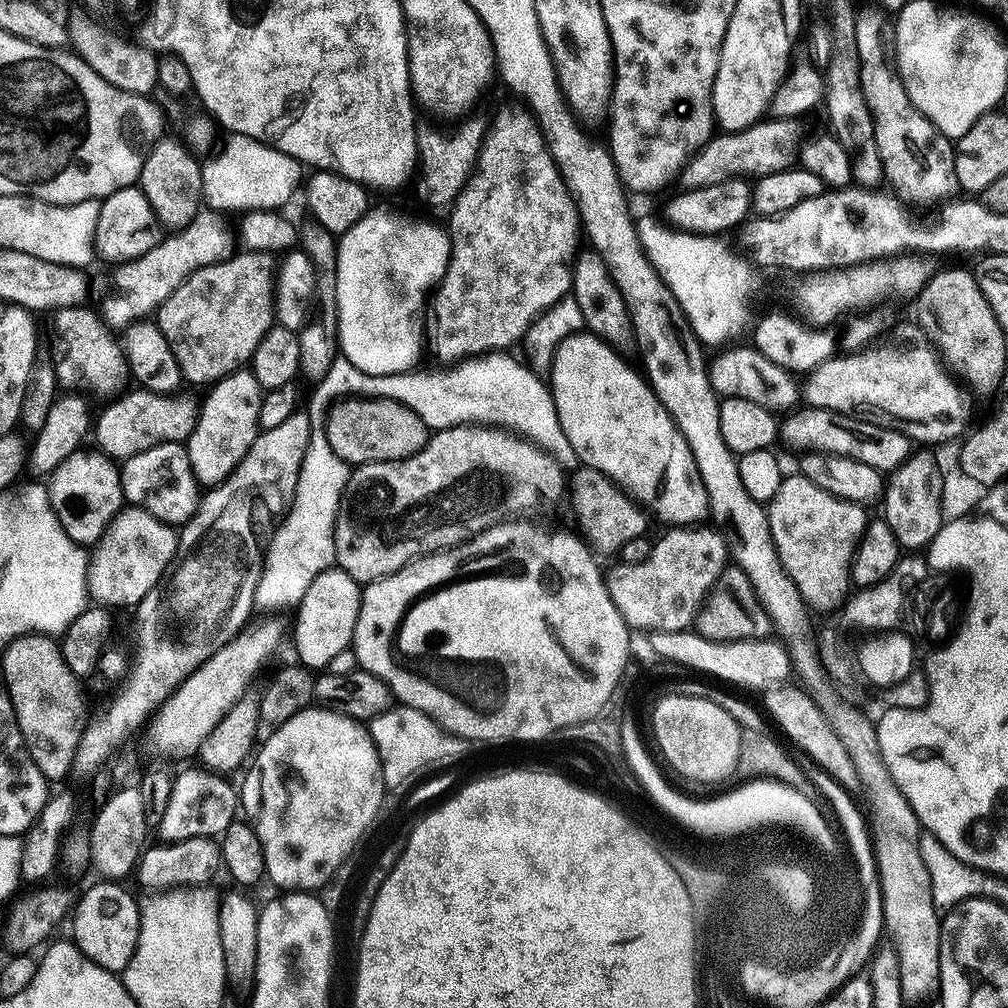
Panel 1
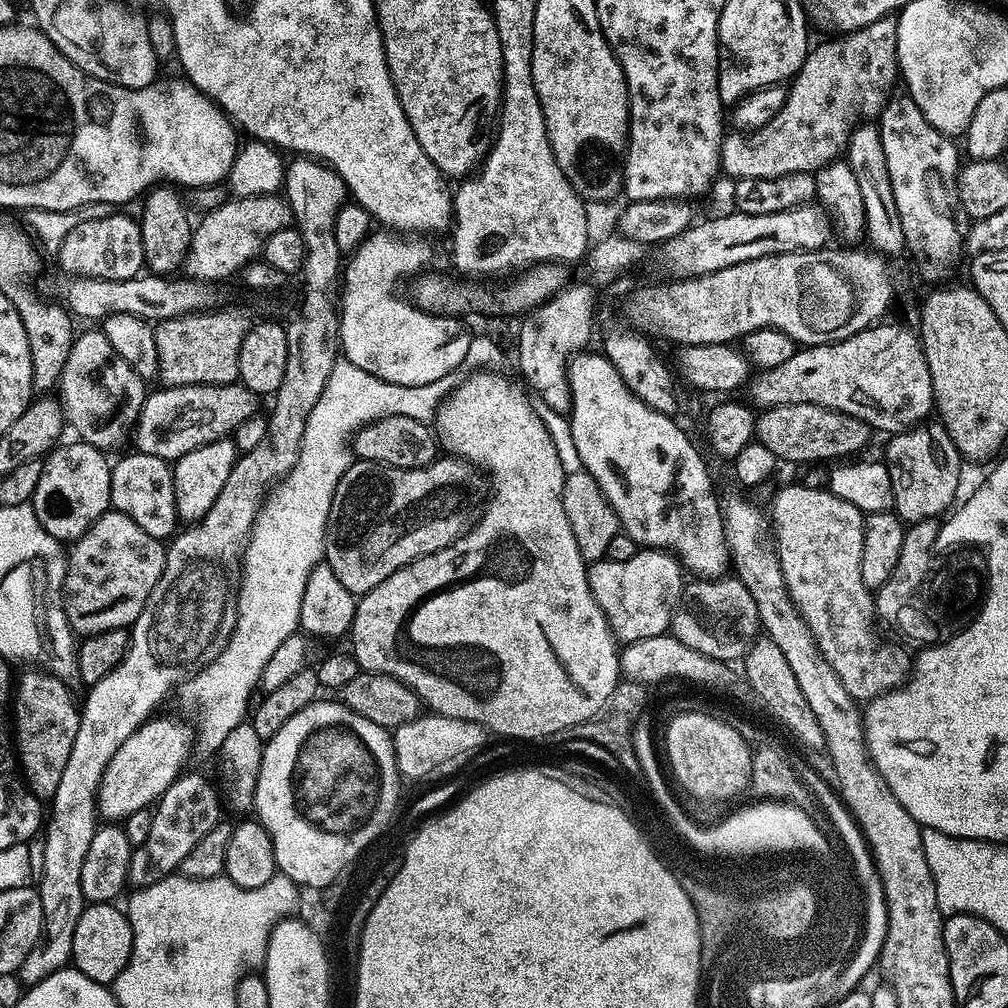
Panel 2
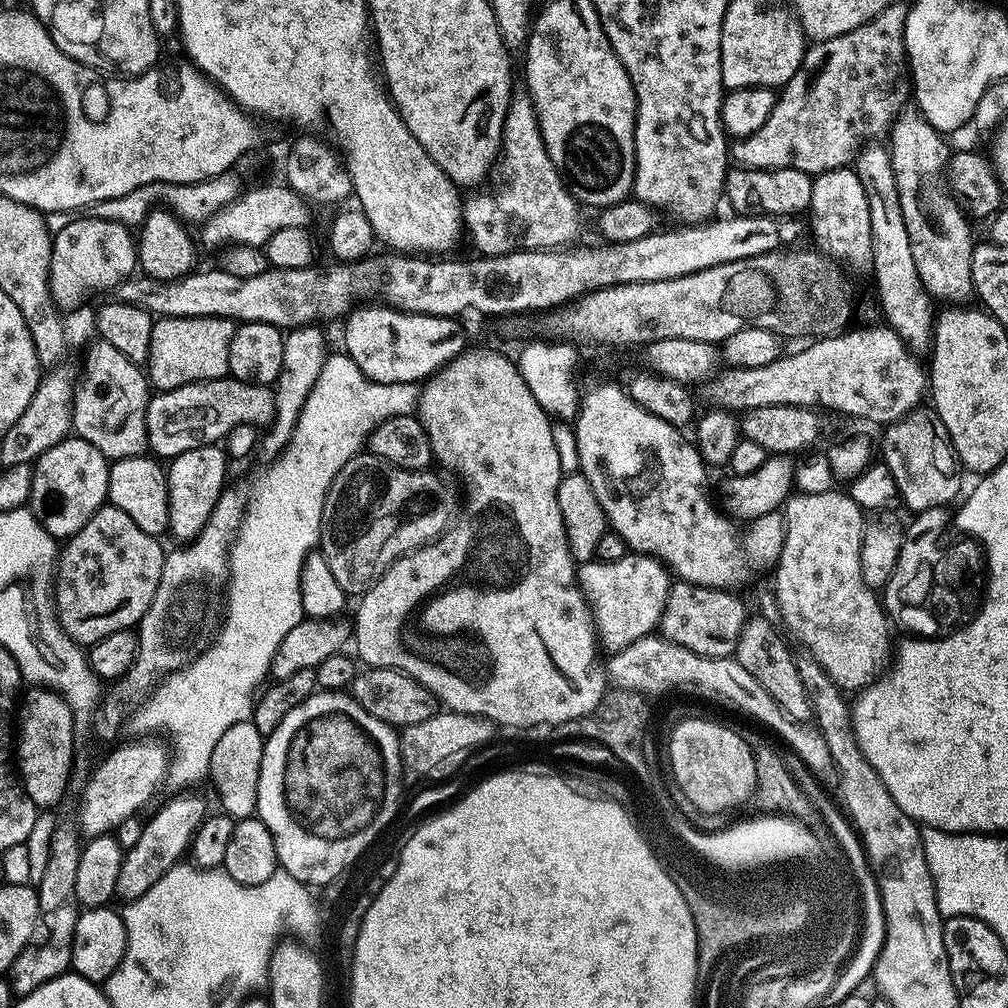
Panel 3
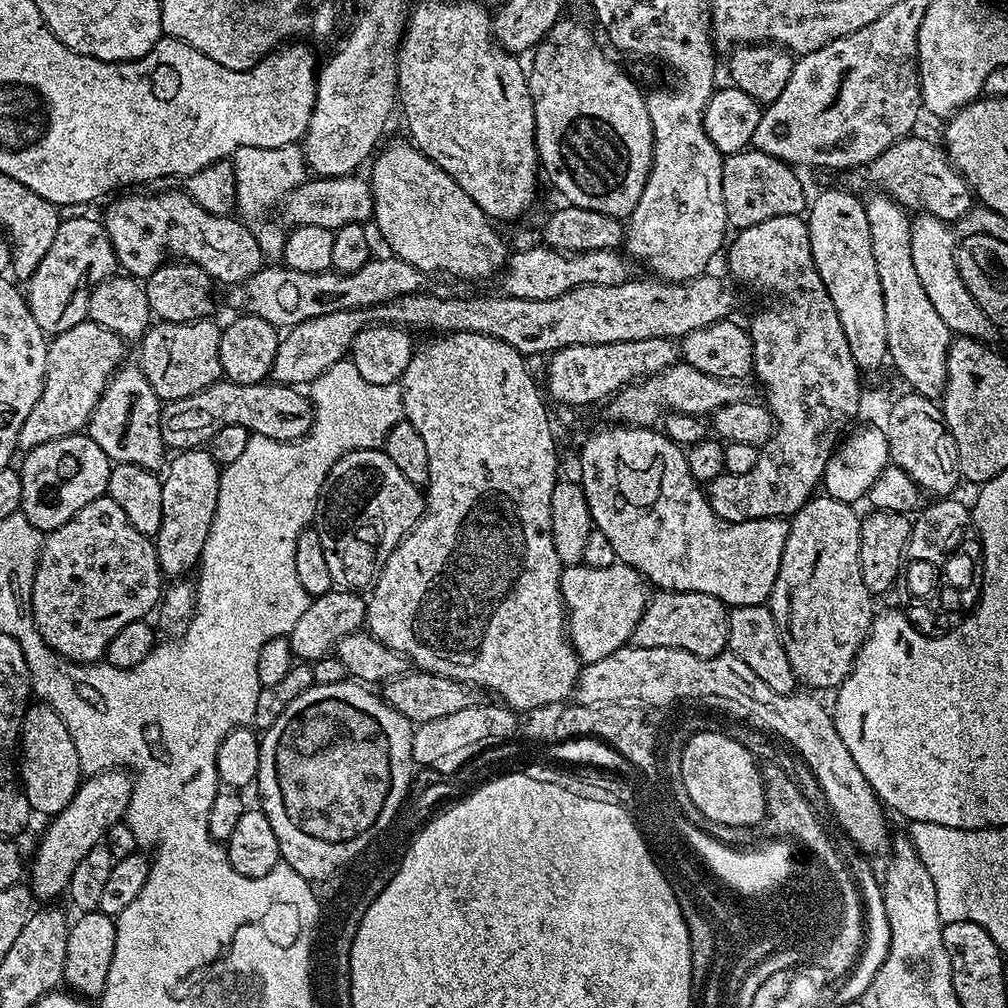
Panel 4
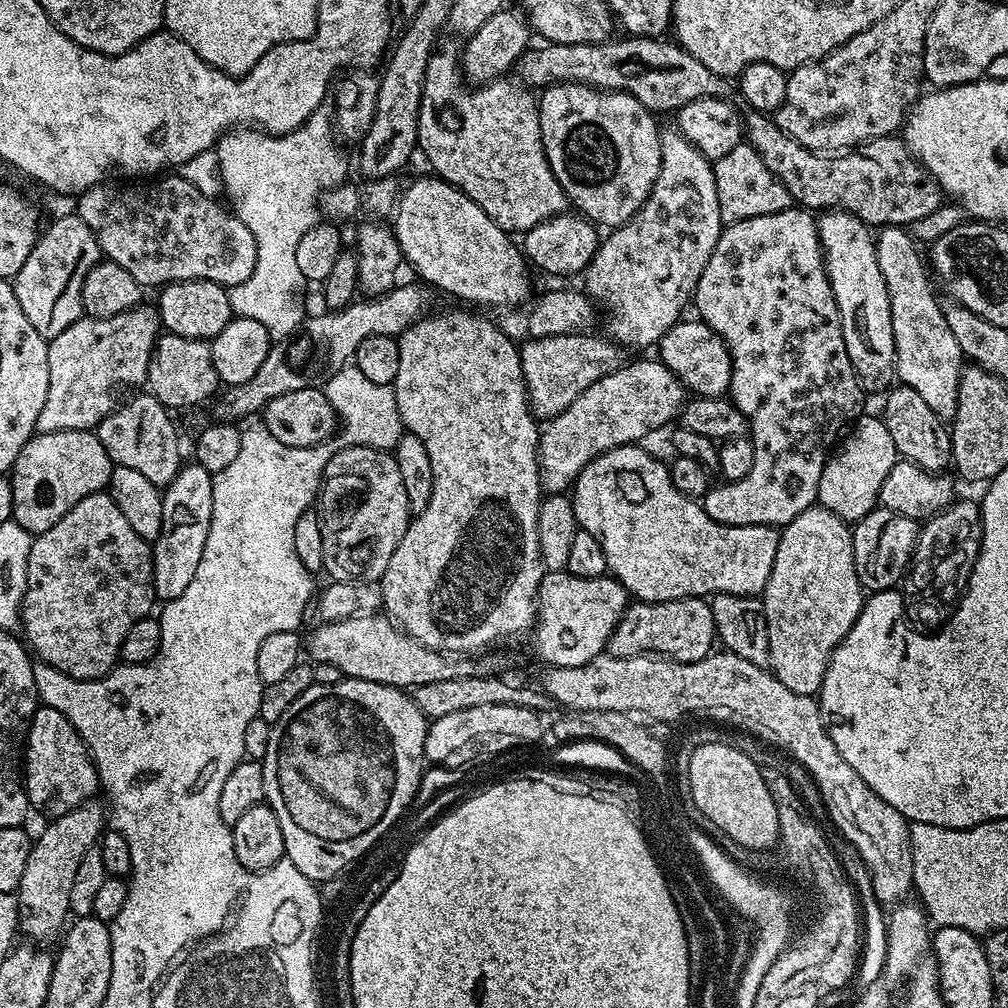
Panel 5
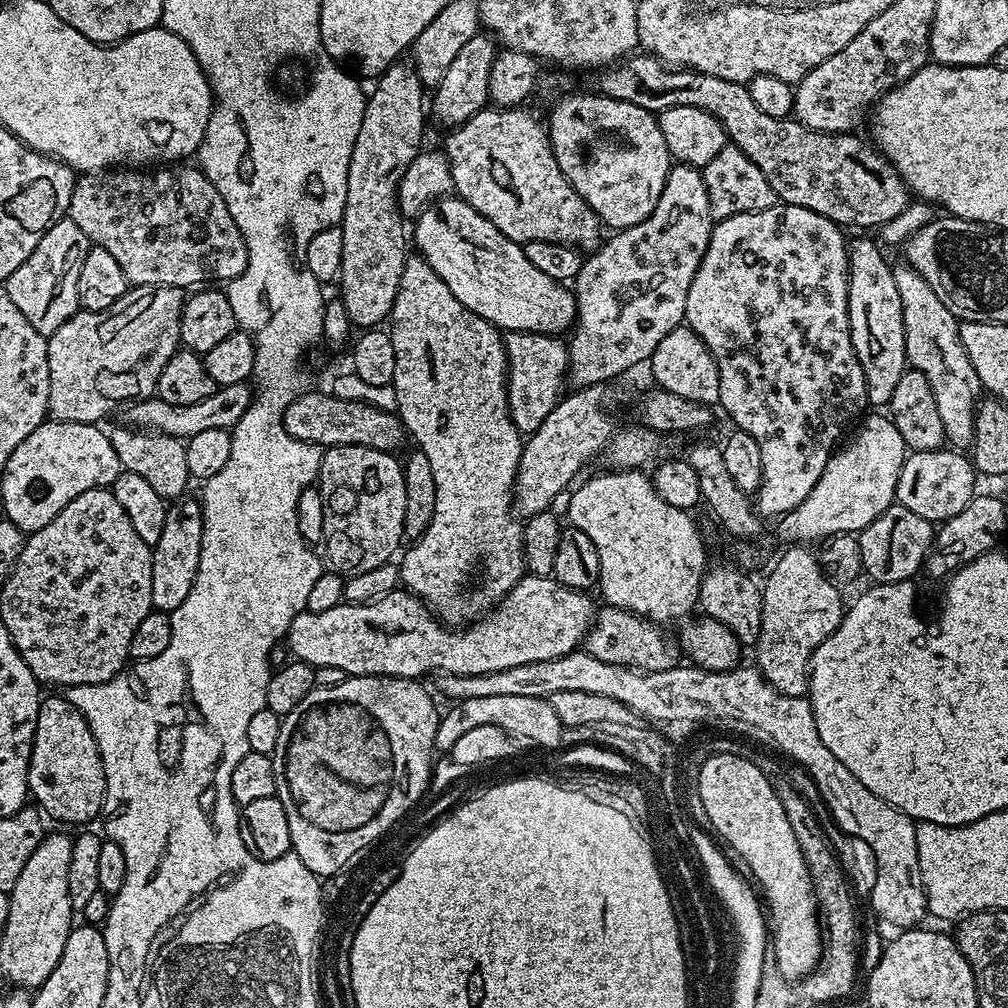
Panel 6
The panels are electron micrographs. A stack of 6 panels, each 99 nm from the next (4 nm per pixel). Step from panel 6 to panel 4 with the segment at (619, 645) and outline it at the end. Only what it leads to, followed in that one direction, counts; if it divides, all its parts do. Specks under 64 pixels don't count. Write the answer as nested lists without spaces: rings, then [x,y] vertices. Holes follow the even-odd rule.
[[[660,590],[649,599],[642,618],[638,618],[630,644],[633,648],[686,650],[700,660],[709,660],[728,647],[728,613],[725,601],[710,594]]]

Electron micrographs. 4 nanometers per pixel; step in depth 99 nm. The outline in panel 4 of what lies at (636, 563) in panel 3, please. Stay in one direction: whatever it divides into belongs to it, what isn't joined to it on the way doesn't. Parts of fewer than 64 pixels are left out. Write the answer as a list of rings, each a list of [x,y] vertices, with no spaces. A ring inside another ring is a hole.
[[[581,562],[561,571],[560,596],[566,609],[568,638],[581,665],[586,665],[614,654],[631,641],[634,626],[638,626],[638,618],[642,618],[648,605],[650,585],[638,569],[628,564],[615,562],[605,569],[594,569]]]

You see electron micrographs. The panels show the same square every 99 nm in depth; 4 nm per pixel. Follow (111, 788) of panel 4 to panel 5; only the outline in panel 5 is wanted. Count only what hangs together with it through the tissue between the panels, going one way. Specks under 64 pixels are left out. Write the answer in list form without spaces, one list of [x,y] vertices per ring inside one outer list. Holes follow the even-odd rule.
[[[82,803],[61,817],[53,819],[48,824],[49,828],[40,837],[35,837],[18,889],[19,931],[23,935],[25,932],[29,941],[44,942],[40,940],[50,939],[56,931],[59,933],[65,927],[69,919],[74,874],[78,874],[78,866],[84,855],[97,847],[106,828],[105,805],[103,808],[102,805],[94,803]]]

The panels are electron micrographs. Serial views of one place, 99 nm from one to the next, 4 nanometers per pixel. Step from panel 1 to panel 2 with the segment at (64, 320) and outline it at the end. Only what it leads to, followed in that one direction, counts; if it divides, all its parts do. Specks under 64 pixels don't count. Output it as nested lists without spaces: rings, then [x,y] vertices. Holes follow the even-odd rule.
[[[103,331],[84,332],[72,341],[70,358],[60,375],[58,399],[65,421],[77,432],[79,439],[95,448],[109,450],[129,439],[146,399],[142,380],[114,350]]]

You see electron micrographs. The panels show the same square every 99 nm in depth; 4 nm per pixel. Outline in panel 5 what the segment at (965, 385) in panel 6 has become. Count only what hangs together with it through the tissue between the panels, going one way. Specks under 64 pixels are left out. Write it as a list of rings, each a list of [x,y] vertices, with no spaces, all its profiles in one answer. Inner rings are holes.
[[[884,226],[875,237],[878,266],[882,269],[882,278],[886,278],[886,290],[890,294],[896,376],[903,387],[918,390],[926,406],[930,406],[940,420],[950,422],[956,417],[958,386],[960,374],[966,367],[966,357],[958,346],[958,338],[954,338],[954,330],[946,324],[941,301],[936,301],[929,265],[925,257],[924,260],[920,257],[908,232],[911,231],[904,226]]]

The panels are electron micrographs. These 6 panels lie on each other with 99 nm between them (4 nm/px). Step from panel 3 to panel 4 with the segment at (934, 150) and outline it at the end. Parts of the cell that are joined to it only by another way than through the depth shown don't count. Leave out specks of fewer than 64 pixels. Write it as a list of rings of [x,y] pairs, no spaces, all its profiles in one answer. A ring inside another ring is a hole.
[[[920,214],[917,217],[912,220],[910,258],[914,258],[914,271],[918,273],[918,282],[922,282],[922,290],[926,290],[926,298],[930,298],[934,310],[938,310],[938,318],[946,322],[949,332],[956,336],[973,336],[981,342],[992,342],[998,332],[997,325],[992,323],[982,306],[974,302],[958,274],[958,236],[948,229],[951,227],[945,221],[936,216]]]

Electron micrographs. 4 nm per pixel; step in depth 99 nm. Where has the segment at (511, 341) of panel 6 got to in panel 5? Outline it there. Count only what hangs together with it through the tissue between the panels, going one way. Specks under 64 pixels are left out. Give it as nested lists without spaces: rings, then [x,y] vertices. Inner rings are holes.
[[[571,332],[550,338],[525,340],[519,345],[524,384],[528,388],[528,403],[541,421],[555,419],[599,378],[623,365],[624,350],[621,345],[605,337],[602,339],[588,335],[592,334]]]

